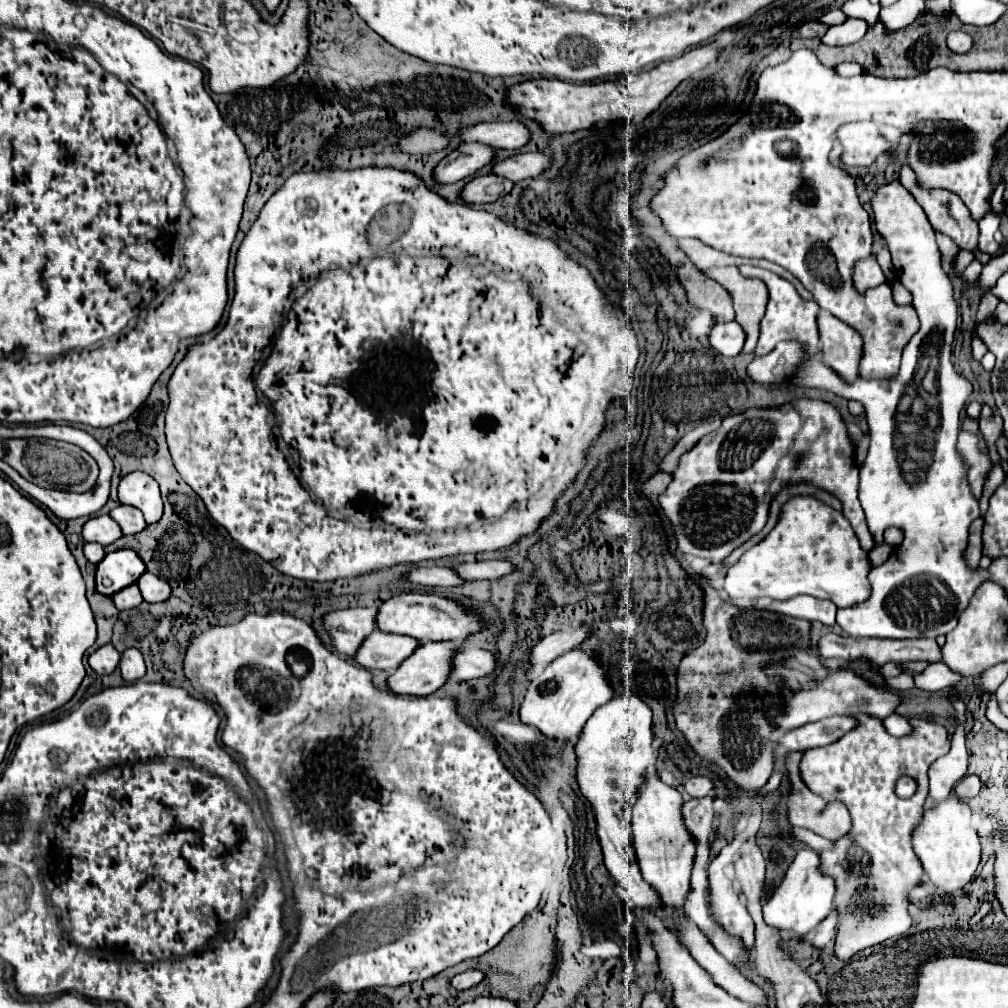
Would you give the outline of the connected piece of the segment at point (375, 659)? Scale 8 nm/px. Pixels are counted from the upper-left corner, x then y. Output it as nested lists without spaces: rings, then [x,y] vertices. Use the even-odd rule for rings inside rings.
[[[376,630],[370,634],[370,638],[366,638],[360,644],[360,650],[356,650],[354,662],[368,670],[378,668],[378,670],[394,672],[398,664],[414,652],[416,646],[418,646],[418,640],[410,636],[384,634]]]

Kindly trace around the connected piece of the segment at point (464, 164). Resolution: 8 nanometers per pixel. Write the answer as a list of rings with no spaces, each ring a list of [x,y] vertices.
[[[460,144],[452,150],[436,168],[434,168],[434,182],[436,184],[452,184],[458,182],[482,166],[492,162],[494,150],[482,144]]]

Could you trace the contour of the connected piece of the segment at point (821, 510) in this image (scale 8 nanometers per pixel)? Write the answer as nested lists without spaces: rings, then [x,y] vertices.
[[[794,498],[782,508],[774,530],[728,570],[722,588],[734,600],[786,600],[798,594],[810,594],[846,608],[868,598],[868,570],[868,552],[860,548],[842,512],[812,498]]]

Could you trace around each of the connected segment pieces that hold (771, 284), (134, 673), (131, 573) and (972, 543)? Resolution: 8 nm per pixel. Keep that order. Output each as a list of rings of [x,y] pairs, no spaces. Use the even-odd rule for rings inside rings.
[[[740,266],[738,270],[744,276],[762,278],[766,282],[768,290],[770,290],[770,302],[768,302],[764,318],[760,320],[760,340],[758,340],[758,344],[766,344],[766,350],[770,350],[770,348],[776,346],[776,342],[796,338],[796,342],[804,342],[804,346],[808,346],[808,354],[818,354],[818,330],[816,330],[816,310],[818,310],[818,306],[814,302],[802,300],[790,282],[786,282],[784,278],[780,278],[780,276],[776,276],[768,270],[752,268],[752,266]]]
[[[126,648],[120,658],[120,672],[126,682],[140,680],[146,674],[146,664],[138,648]]]
[[[116,550],[102,558],[96,568],[96,590],[104,596],[112,596],[118,590],[134,584],[146,566],[132,550]]]
[[[974,520],[969,528],[968,546],[964,552],[964,558],[968,562],[968,568],[978,568],[982,557],[982,528],[984,520]]]

